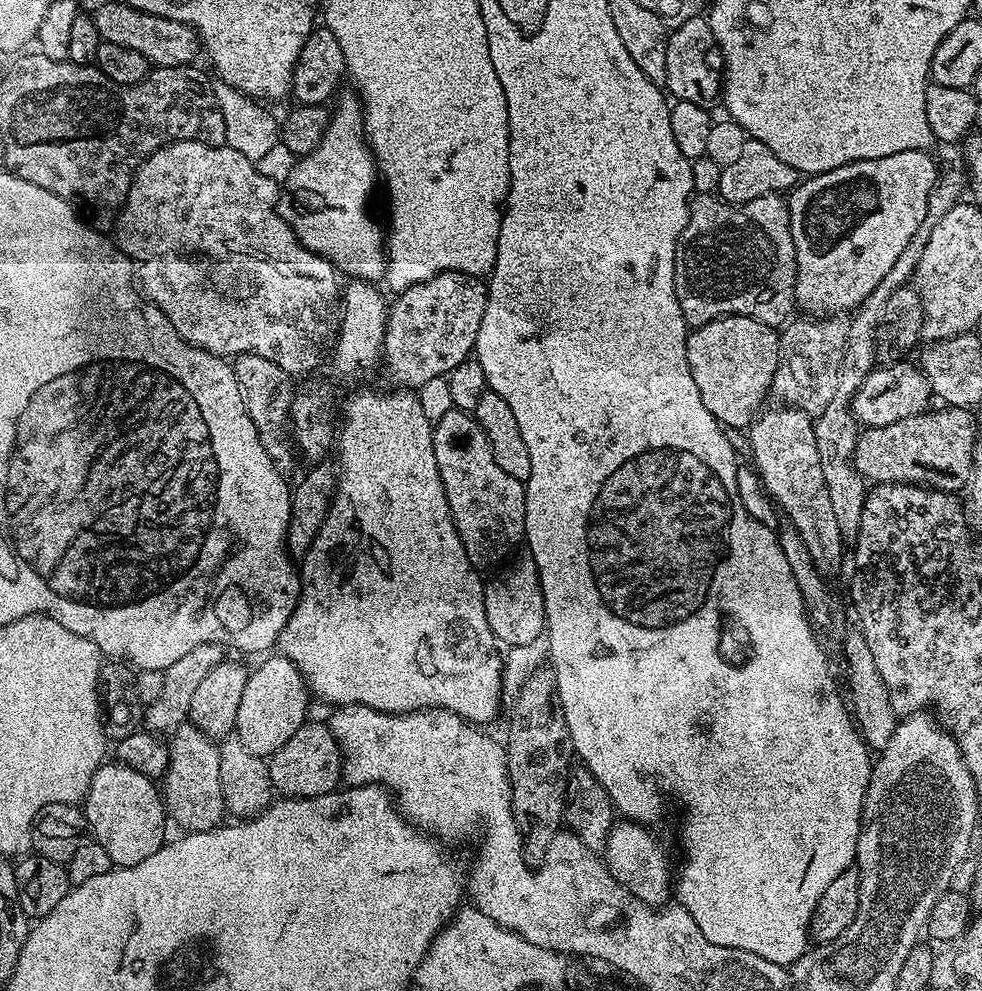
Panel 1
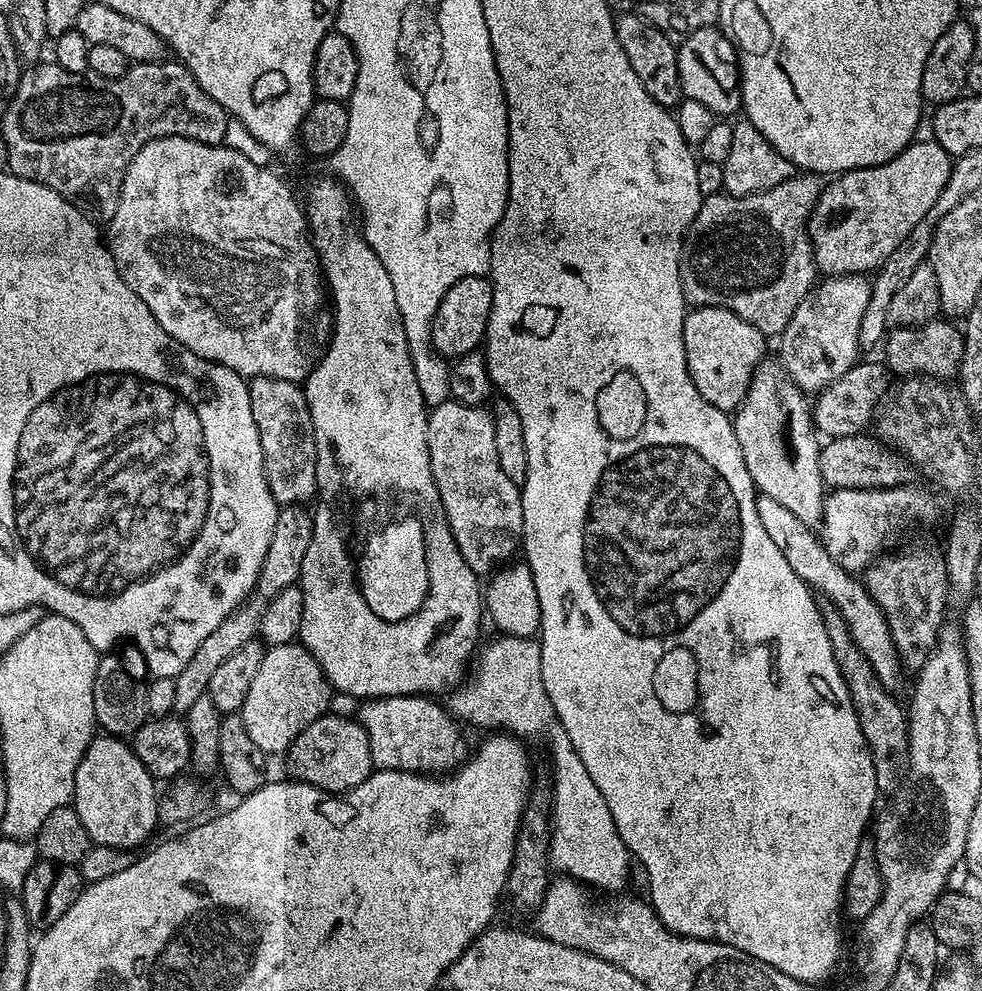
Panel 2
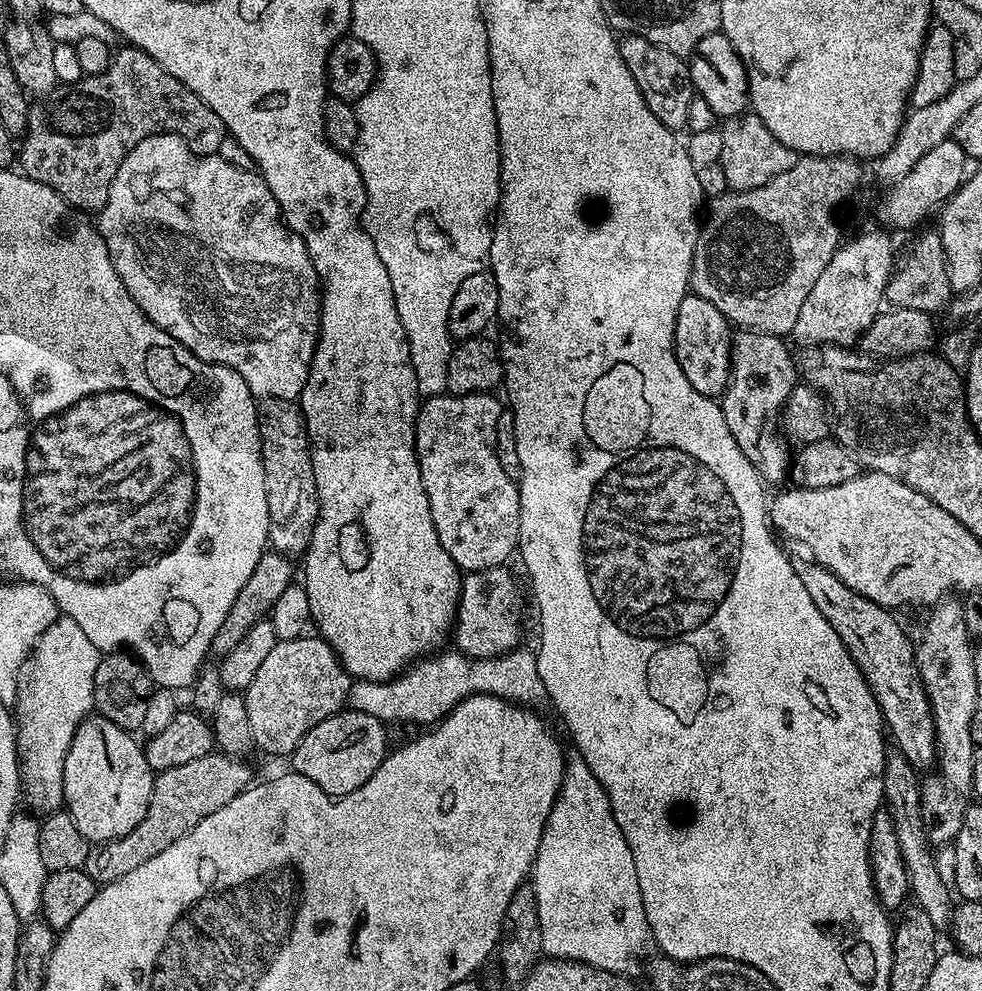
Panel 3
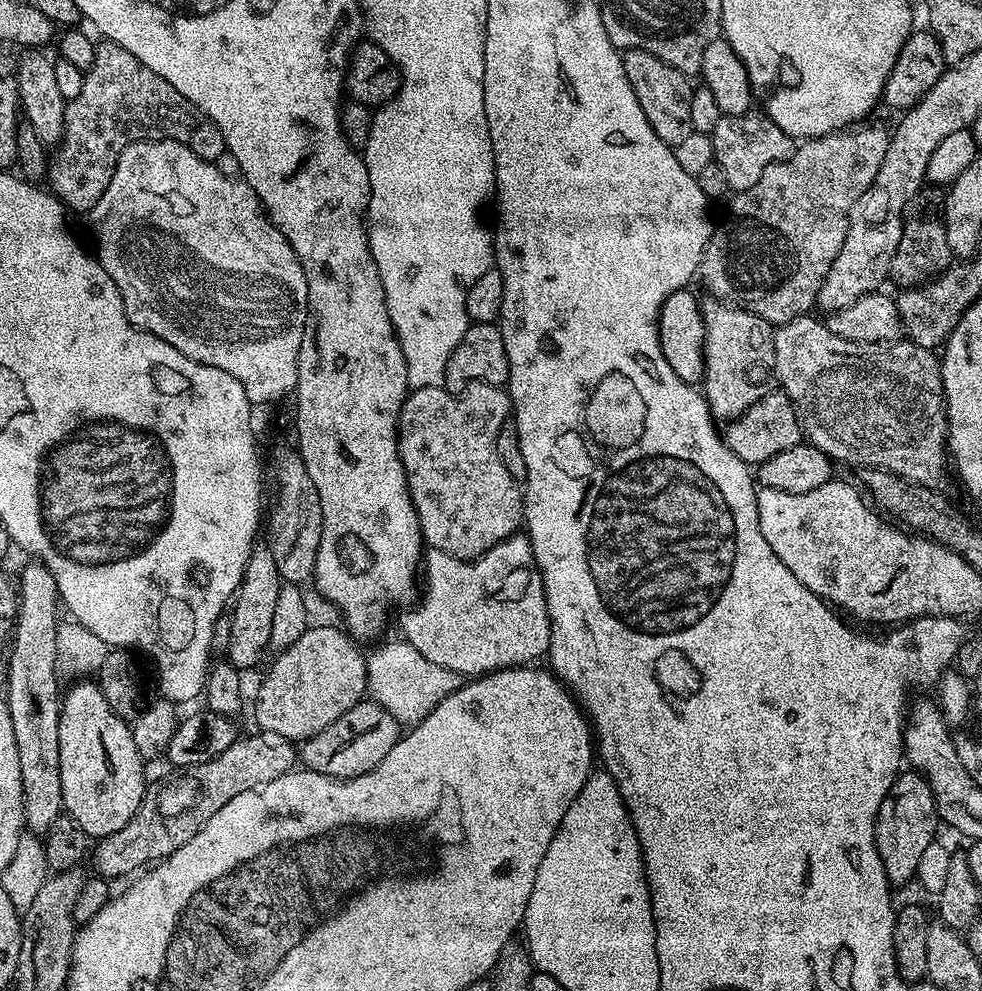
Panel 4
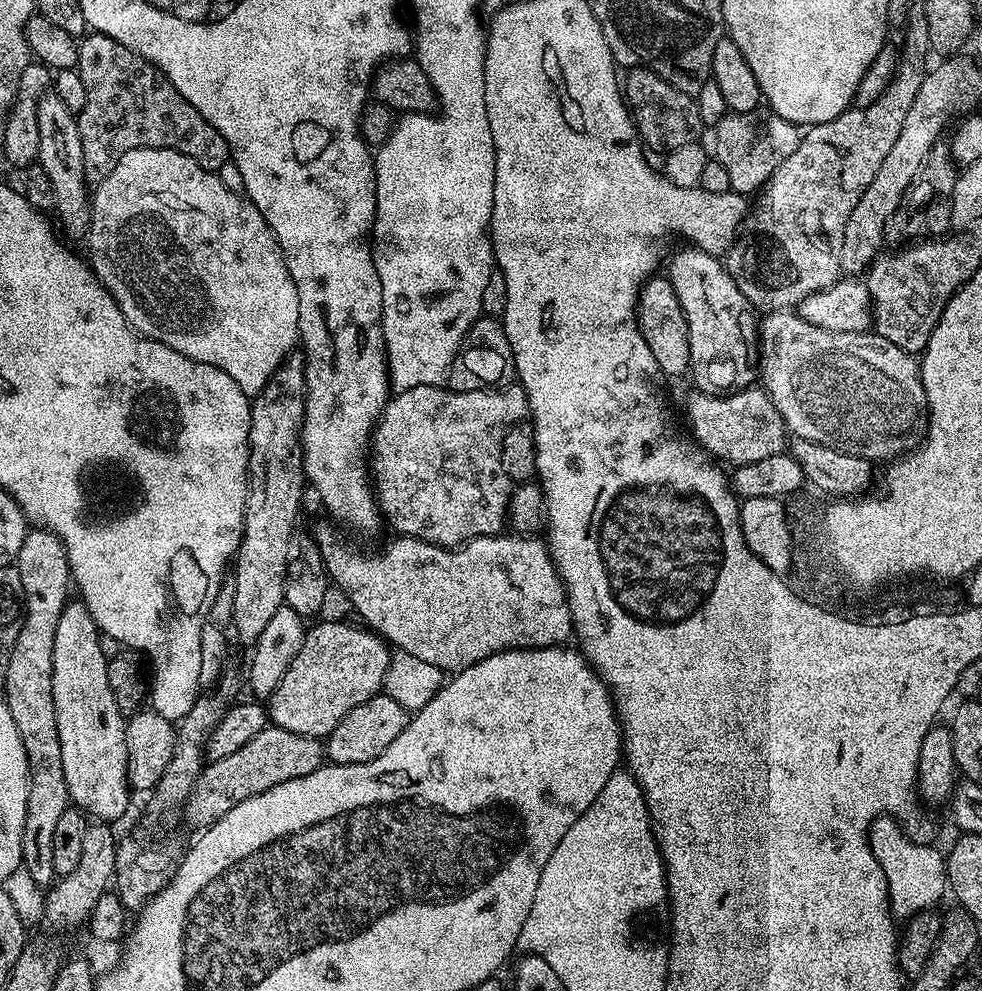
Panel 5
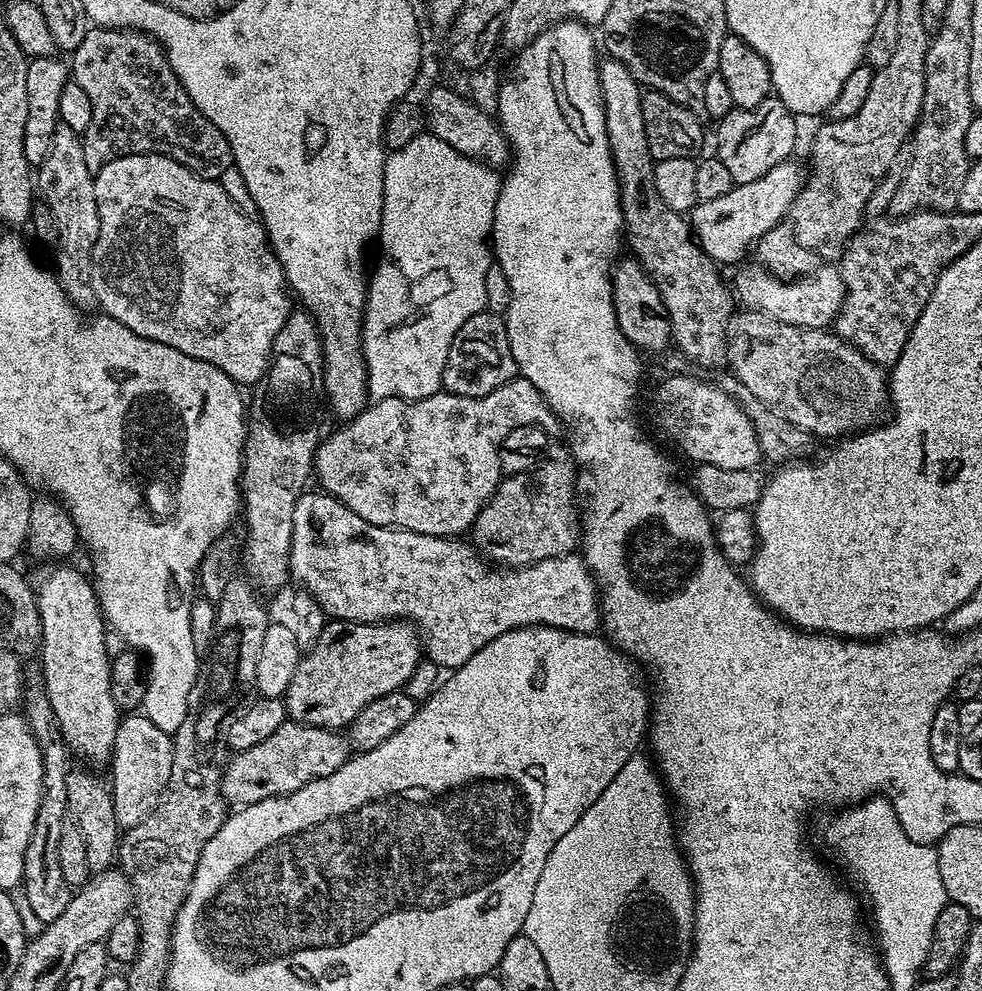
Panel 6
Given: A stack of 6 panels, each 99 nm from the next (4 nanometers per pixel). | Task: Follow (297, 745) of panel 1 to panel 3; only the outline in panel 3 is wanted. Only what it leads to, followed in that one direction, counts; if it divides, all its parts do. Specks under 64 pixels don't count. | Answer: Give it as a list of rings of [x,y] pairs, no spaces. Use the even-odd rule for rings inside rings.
[[[341,710],[330,718],[322,718],[322,722],[311,728],[302,738],[302,742],[298,742],[298,746],[292,751],[291,771],[297,772],[302,778],[310,778],[310,782],[314,782],[314,786],[318,786],[328,796],[350,794],[376,773],[378,766],[382,766],[385,756],[388,755],[390,745],[388,745],[388,732],[384,728],[387,728],[385,721],[370,718],[370,714],[351,710]]]

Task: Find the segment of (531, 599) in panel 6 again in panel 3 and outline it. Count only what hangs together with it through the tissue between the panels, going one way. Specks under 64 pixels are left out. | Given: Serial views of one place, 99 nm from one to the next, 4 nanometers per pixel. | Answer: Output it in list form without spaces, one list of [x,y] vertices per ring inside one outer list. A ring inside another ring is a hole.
[[[507,567],[469,572],[460,586],[460,604],[454,621],[455,647],[473,660],[500,656],[521,643],[520,612],[516,609],[516,580]]]

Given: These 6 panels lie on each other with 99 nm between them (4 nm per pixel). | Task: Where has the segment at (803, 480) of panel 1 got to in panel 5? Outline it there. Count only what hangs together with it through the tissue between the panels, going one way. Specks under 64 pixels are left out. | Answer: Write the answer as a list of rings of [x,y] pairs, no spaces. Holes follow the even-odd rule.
[[[680,246],[672,257],[667,257],[667,280],[672,283],[674,294],[684,311],[688,346],[690,350],[690,377],[695,387],[709,394],[727,394],[733,390],[749,387],[754,380],[754,365],[758,360],[758,316],[752,303],[738,290],[734,278],[730,278],[721,257],[711,256],[706,250],[695,246]]]

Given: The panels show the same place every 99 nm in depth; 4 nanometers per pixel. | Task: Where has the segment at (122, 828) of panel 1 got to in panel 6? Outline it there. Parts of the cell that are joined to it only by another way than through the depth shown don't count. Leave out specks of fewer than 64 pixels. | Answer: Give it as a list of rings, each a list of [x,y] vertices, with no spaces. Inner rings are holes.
[[[52,566],[48,573],[40,580],[40,585],[35,585],[36,605],[40,611],[40,647],[38,649],[38,661],[40,660],[40,668],[44,671],[42,683],[44,685],[44,693],[48,696],[50,706],[56,715],[56,724],[60,727],[62,738],[68,744],[69,753],[81,756],[82,759],[88,760],[89,765],[104,764],[107,765],[112,758],[112,747],[114,746],[114,734],[118,734],[118,726],[122,719],[122,713],[119,708],[114,706],[114,698],[110,698],[110,651],[108,652],[108,644],[104,641],[104,632],[106,633],[106,621],[103,612],[100,611],[100,604],[96,600],[96,589],[93,581],[87,575],[83,576],[76,568],[60,568],[64,566]]]

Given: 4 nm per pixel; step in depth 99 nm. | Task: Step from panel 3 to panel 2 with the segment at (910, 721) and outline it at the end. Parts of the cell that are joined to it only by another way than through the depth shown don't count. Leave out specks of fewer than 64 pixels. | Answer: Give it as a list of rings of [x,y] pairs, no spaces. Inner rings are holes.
[[[763,494],[757,495],[756,509],[758,518],[762,522],[763,528],[766,529],[766,535],[782,550],[782,558],[790,562],[790,570],[802,578],[802,582],[812,589],[813,593],[822,595],[828,599],[827,603],[842,614],[846,626],[850,630],[850,638],[854,638],[854,646],[862,650],[866,662],[874,670],[878,682],[887,688],[889,692],[899,693],[900,683],[904,680],[906,669],[900,663],[900,655],[894,646],[894,638],[890,634],[890,626],[886,622],[886,614],[864,588],[863,579],[857,578],[853,573],[847,572],[830,554],[824,549],[824,541],[813,529],[808,528],[796,517],[786,510],[786,506],[774,502],[774,498]]]

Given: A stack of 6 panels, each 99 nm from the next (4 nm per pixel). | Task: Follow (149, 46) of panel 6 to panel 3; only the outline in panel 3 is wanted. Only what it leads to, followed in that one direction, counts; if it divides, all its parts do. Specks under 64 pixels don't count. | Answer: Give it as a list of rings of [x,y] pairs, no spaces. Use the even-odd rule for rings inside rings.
[[[141,48],[119,49],[112,65],[102,74],[85,76],[78,91],[88,99],[88,108],[47,112],[33,107],[29,111],[18,164],[20,160],[23,175],[50,186],[69,206],[85,214],[99,213],[106,206],[118,166],[142,138],[169,132],[181,136],[199,156],[215,156],[226,135],[222,118]]]

